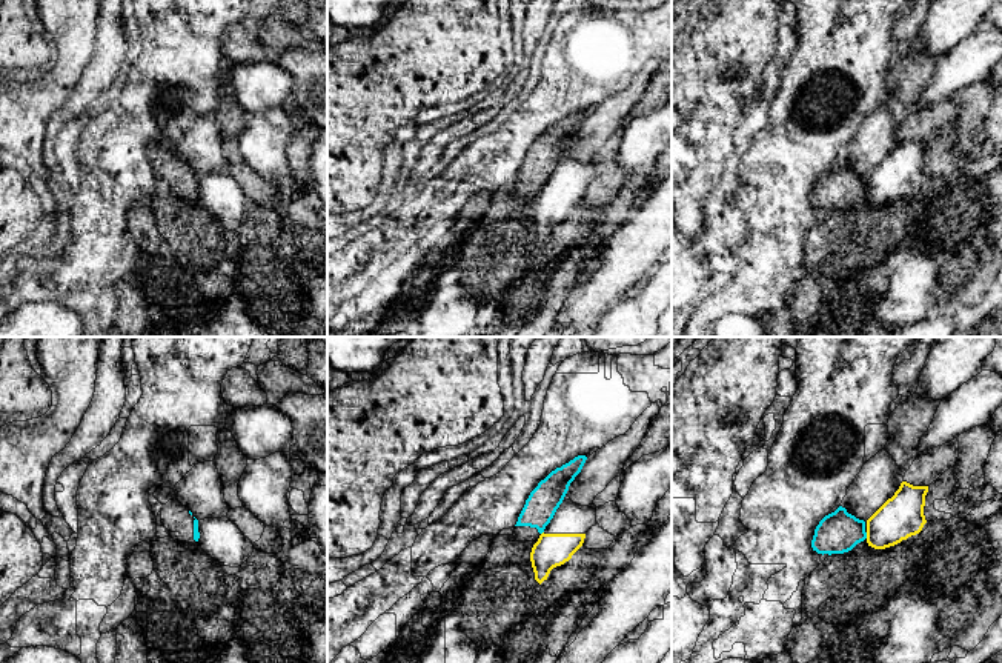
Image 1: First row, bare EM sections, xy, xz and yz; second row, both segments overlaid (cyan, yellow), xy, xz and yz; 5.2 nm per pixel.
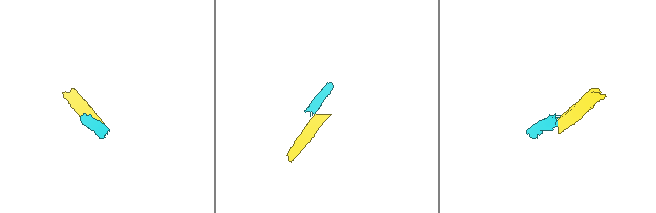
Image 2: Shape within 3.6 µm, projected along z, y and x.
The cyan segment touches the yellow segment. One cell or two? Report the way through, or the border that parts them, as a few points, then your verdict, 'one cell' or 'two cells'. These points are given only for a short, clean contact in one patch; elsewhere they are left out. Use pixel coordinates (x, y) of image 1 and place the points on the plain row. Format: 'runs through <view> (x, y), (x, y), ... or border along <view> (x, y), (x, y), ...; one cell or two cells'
border along yz (865, 188), (867, 193); two cells

